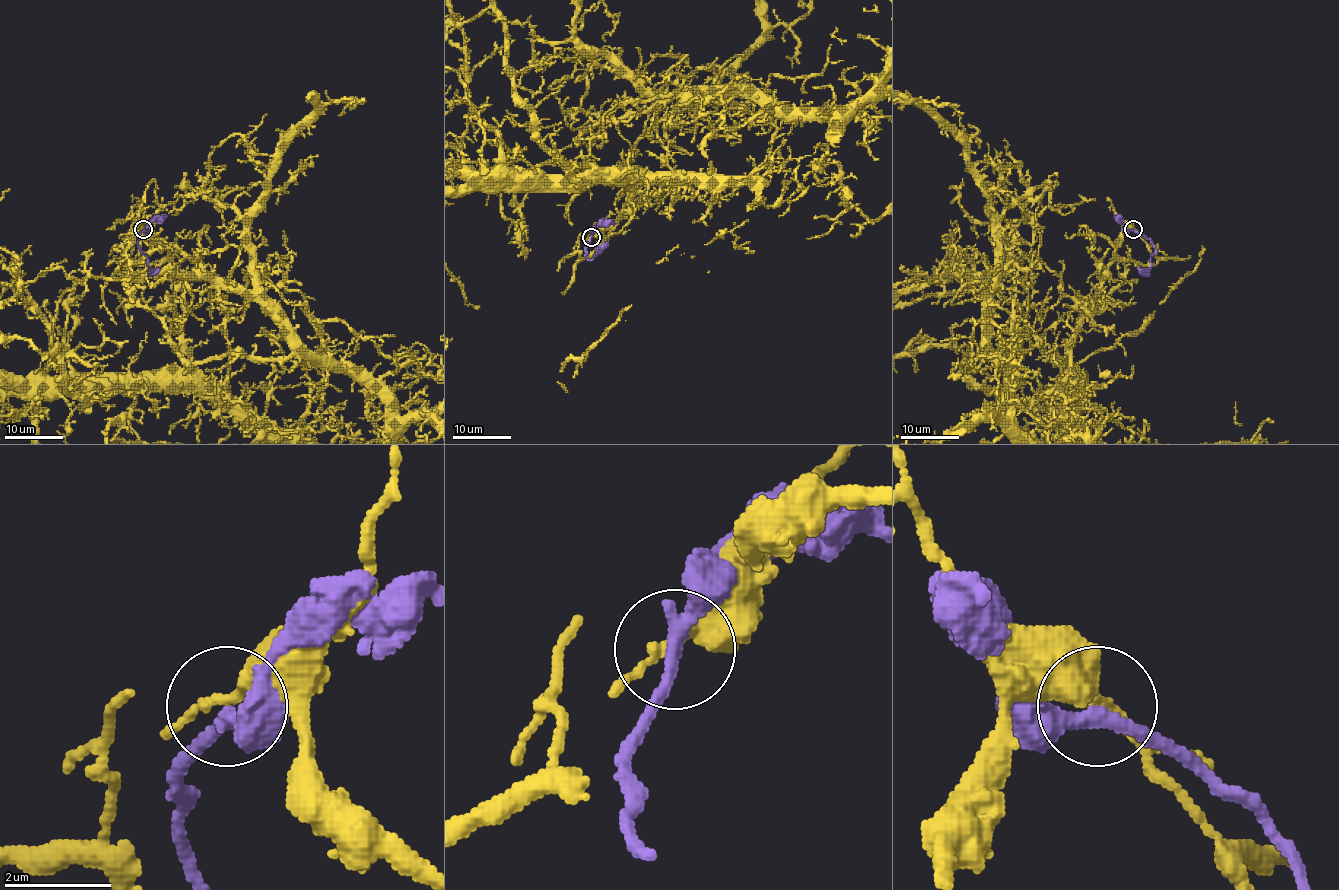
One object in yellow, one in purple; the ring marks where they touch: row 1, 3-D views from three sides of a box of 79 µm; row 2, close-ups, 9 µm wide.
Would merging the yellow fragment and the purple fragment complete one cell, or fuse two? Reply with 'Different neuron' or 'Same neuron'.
Different neuron

